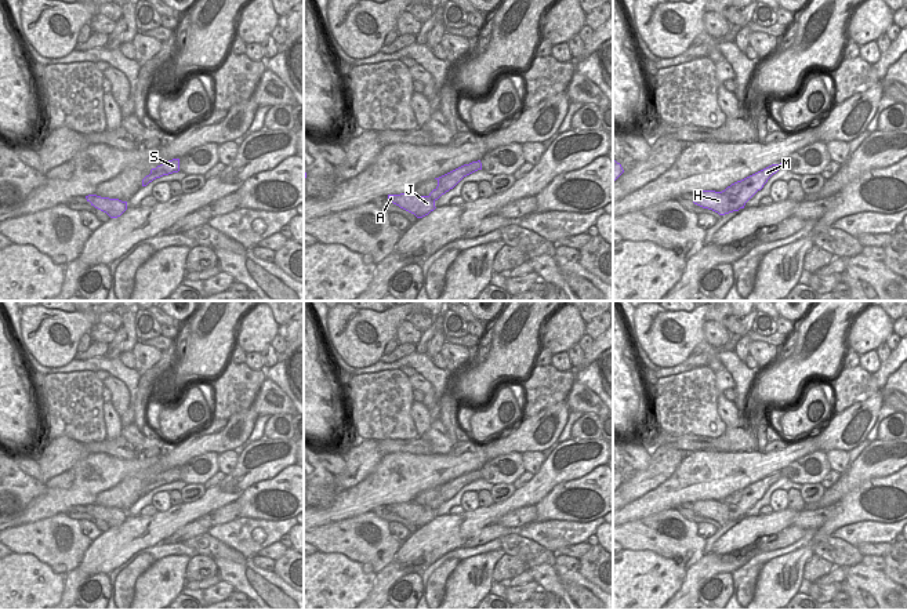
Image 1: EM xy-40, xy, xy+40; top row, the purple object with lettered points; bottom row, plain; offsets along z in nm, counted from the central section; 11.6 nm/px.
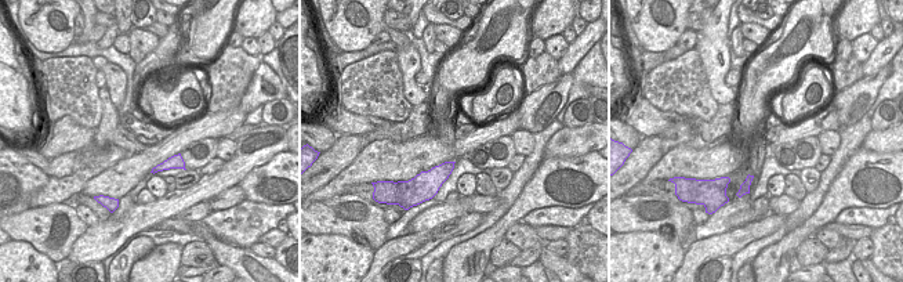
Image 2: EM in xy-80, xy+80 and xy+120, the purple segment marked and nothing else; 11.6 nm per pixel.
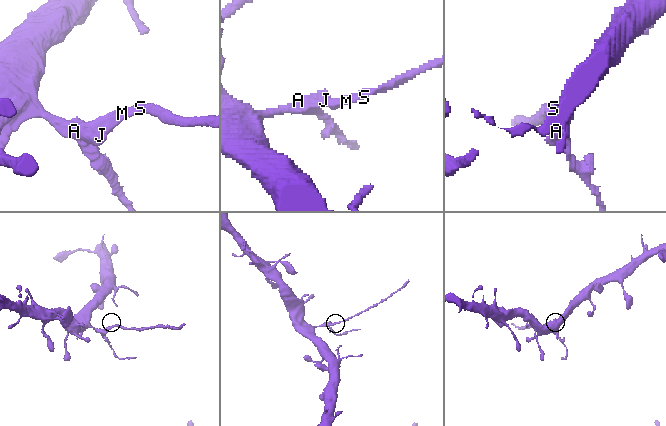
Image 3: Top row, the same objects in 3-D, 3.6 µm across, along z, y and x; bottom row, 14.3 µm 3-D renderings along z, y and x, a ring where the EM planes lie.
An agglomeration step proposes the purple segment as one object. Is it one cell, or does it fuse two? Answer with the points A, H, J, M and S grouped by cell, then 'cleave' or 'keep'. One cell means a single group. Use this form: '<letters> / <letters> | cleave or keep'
A H J / M S | cleave

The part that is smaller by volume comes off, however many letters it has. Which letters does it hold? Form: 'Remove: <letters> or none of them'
Remove: M, S

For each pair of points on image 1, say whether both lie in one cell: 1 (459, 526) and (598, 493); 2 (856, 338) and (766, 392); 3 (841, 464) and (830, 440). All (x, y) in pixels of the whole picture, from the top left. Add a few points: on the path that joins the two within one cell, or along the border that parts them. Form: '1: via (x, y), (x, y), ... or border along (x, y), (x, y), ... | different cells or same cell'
1: border along (561, 483), (534, 504) | different cells
2: border along (855, 315), (845, 334), (844, 349) | different cells
3: border along (848, 450), (829, 450), (826, 453) | different cells

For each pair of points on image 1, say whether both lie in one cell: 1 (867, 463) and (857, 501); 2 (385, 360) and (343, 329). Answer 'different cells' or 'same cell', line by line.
1: different cells
2: different cells

